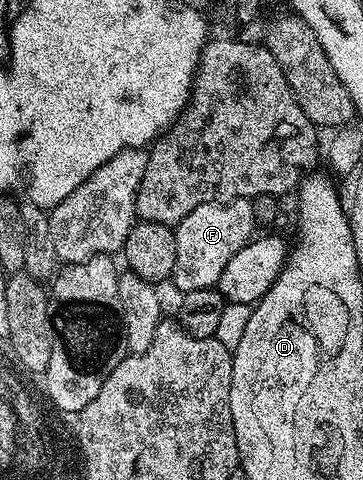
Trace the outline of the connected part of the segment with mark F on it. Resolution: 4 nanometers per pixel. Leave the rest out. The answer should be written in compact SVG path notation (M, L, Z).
M233 199L230 203L204 203L199 209L191 209L183 221L175 224L175 269L171 283L184 293L195 289L216 288L219 273L227 261L239 253L254 238L255 224L251 213L251 202L247 199Z

